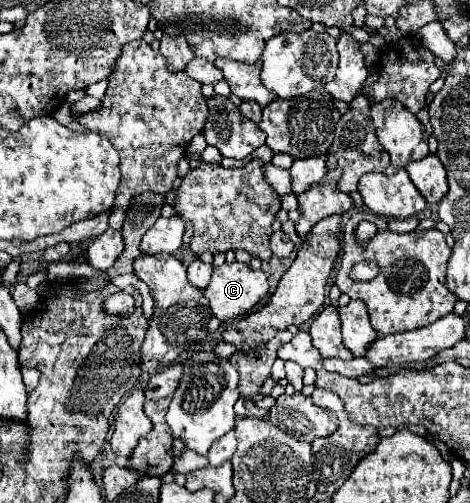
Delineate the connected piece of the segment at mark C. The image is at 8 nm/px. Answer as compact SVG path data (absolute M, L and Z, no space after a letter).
M224 262L212 270L212 280L203 290L203 296L208 300L212 314L220 320L232 320L240 314L246 314L252 306L256 306L268 294L268 276L262 270L252 270L248 264L242 262Z

